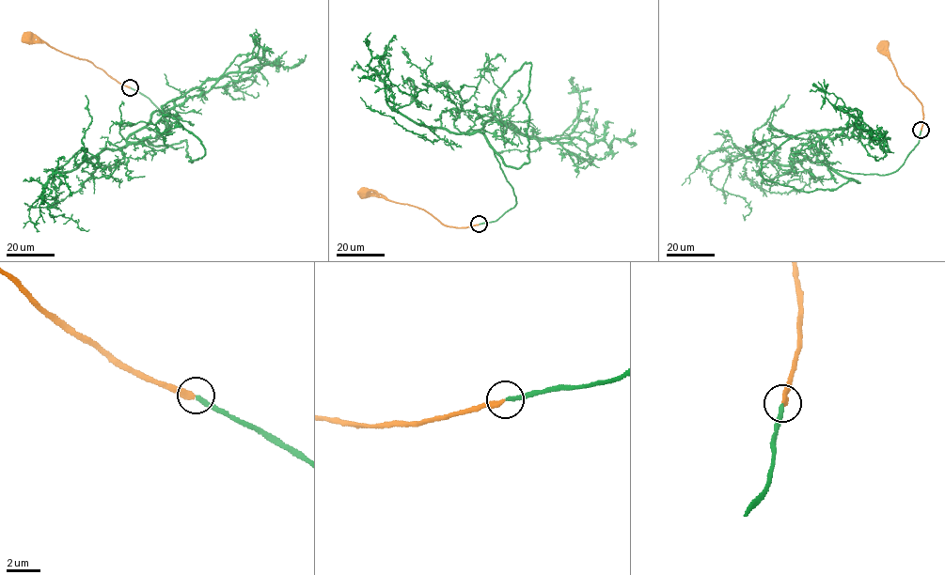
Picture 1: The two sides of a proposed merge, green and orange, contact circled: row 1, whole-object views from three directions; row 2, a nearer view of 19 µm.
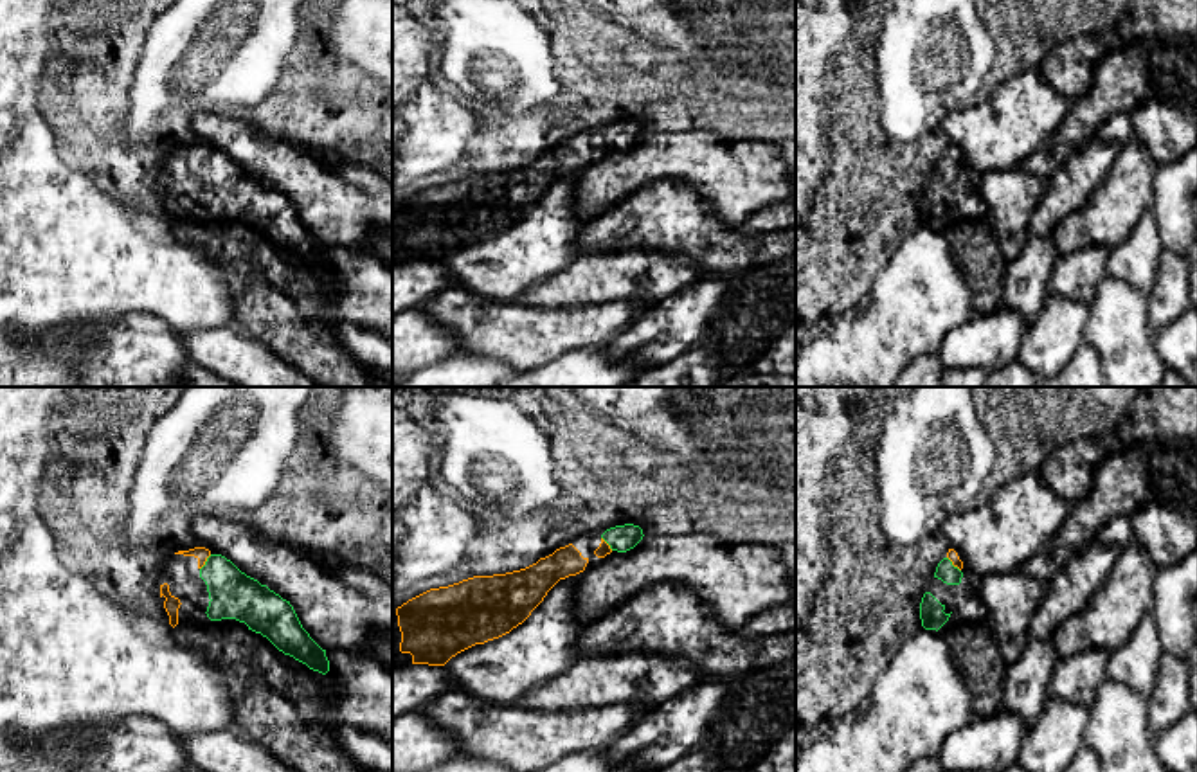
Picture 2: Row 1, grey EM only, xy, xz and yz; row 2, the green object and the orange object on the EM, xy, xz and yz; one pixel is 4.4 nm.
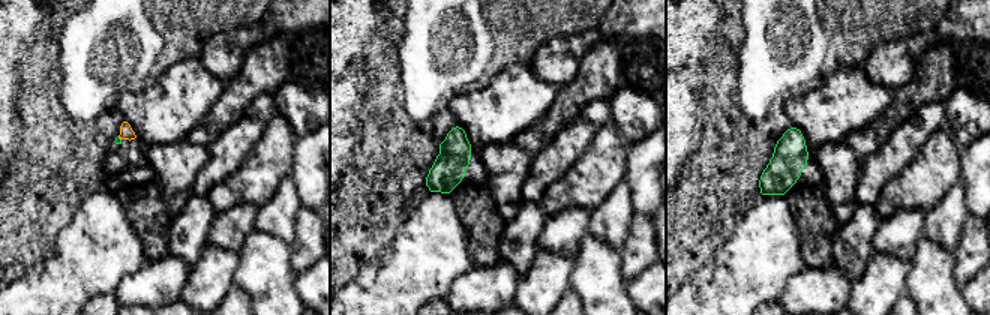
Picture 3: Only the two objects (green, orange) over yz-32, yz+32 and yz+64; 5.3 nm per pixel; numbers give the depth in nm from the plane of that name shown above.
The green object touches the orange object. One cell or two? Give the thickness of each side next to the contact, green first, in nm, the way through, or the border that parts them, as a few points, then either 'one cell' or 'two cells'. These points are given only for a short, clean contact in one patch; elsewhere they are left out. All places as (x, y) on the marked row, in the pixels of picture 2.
220 nm thick on the green side, 60 nm on the other; runs through xy (233, 594), (206, 562), (200, 553); one cell

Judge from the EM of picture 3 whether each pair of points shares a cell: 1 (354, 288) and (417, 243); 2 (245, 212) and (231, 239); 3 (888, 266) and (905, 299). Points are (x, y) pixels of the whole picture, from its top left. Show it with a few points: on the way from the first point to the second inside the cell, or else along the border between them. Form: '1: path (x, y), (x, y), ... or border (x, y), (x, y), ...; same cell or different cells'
1: path (371, 293), (405, 260); same cell
2: path (242, 218), (231, 228), (231, 233); same cell
3: border (906, 291), (897, 299); different cells

